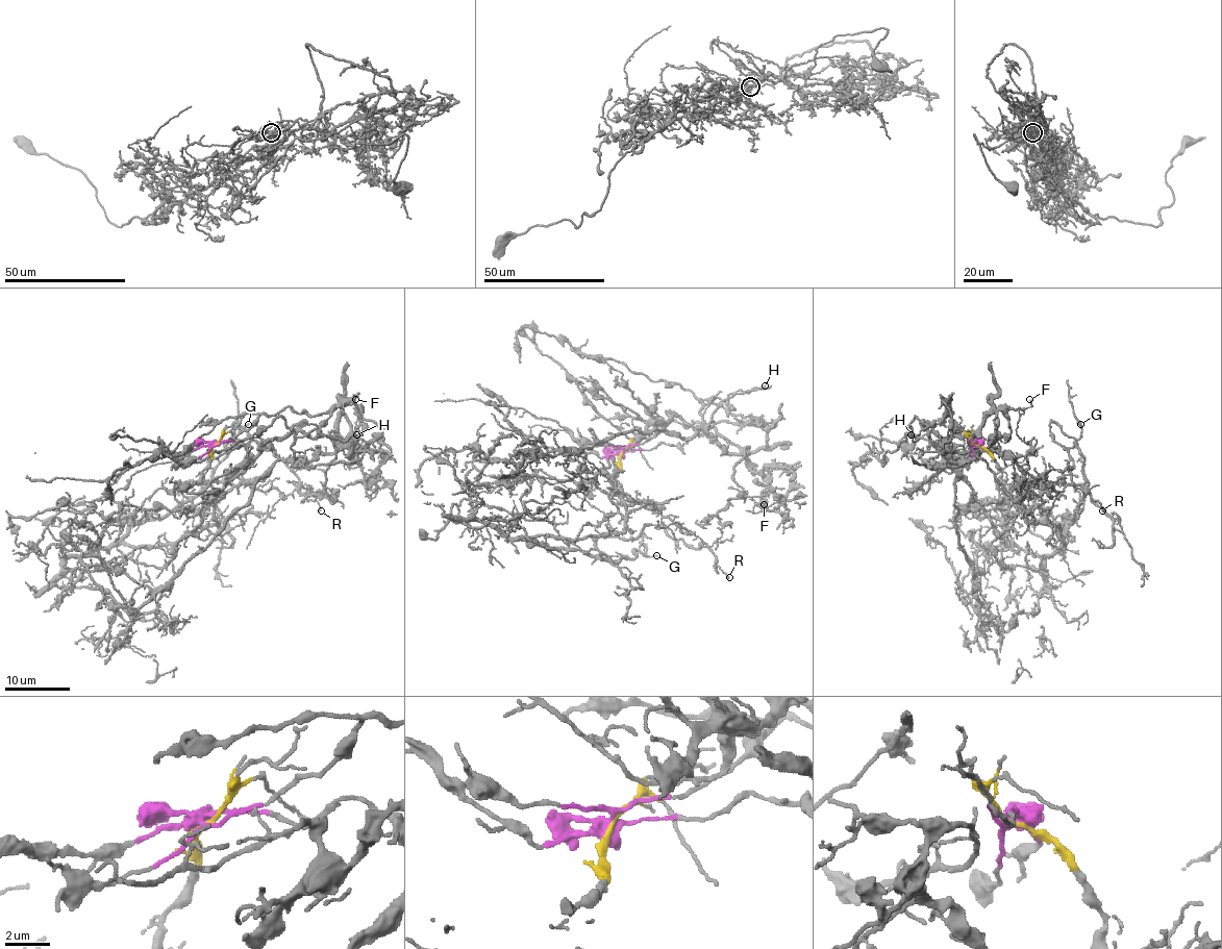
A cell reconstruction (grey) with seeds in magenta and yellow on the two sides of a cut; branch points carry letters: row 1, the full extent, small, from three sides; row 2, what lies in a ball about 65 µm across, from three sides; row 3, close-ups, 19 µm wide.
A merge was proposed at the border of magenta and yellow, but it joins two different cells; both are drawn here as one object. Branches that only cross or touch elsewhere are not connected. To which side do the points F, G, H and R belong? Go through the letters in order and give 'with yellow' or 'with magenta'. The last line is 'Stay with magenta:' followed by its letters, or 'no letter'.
F: with magenta
G: with yellow
H: with magenta
R: with yellow
Stay with magenta: F, H

